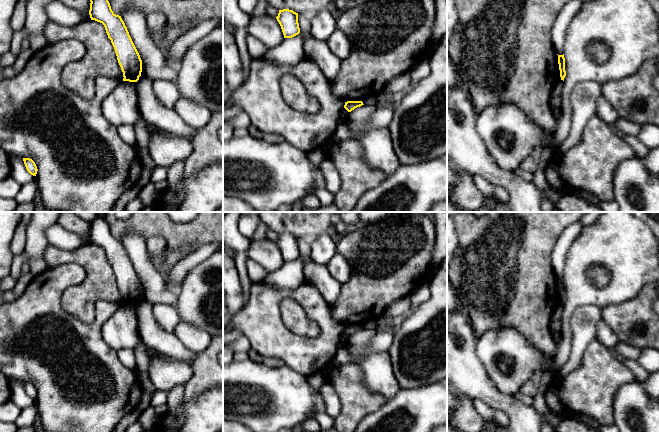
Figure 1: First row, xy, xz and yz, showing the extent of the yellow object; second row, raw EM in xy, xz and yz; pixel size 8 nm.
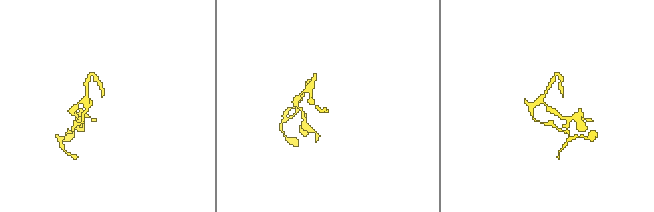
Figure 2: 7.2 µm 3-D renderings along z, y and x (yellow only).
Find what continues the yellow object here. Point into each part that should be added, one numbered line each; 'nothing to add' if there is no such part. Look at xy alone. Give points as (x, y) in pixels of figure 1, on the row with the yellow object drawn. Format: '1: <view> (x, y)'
nothing to add

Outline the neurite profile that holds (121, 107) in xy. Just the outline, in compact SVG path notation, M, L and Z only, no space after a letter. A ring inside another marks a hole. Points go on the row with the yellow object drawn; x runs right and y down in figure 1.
M121 81L102 102L102 113L115 127L134 125L141 118L136 83Z

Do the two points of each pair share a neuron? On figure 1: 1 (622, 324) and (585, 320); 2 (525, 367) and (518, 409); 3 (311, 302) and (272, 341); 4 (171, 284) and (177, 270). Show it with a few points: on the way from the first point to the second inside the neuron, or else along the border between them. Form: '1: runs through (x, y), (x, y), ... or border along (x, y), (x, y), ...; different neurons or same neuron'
1: border along (600, 310), (602, 318); different neurons
2: border along (493, 383), (501, 391), (513, 396); different neurons
3: runs through (292, 294), (282, 294), (272, 304), (272, 322); same neuron
4: runs through (173, 281), (177, 273); same neuron

